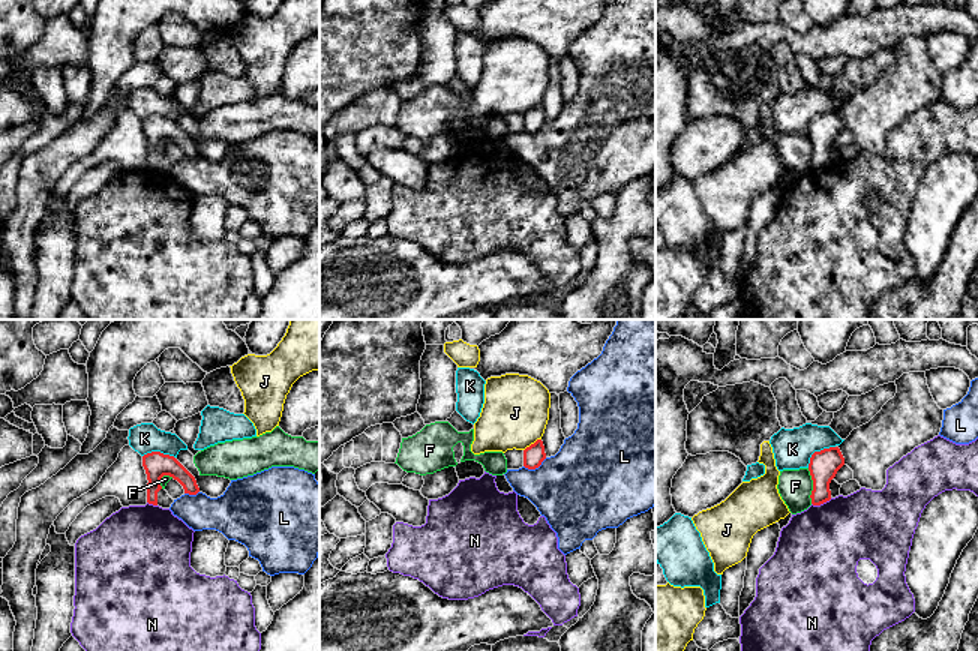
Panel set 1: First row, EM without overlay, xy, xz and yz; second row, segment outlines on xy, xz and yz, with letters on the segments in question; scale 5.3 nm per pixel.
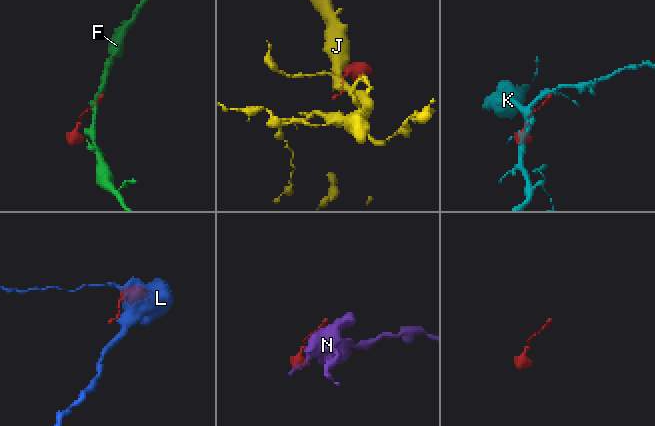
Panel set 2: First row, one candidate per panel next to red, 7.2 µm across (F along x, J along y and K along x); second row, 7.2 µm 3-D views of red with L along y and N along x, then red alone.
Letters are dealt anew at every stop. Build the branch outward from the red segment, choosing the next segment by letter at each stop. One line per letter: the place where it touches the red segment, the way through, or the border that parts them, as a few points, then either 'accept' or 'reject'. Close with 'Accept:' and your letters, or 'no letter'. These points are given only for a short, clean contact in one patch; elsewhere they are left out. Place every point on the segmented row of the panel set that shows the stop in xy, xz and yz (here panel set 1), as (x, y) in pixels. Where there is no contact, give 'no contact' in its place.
F: yz (813, 486) | along yz (807, 468), (812, 477), (812, 503) | reject
J: xz (531, 444) | reject
K: yz (816, 452) | along yz (834, 446), (816, 450), (807, 467) | reject
L: xz (534, 468) | reject
N: yz (821, 503) | along yz (831, 498), (812, 504) | reject
Accept: no letter

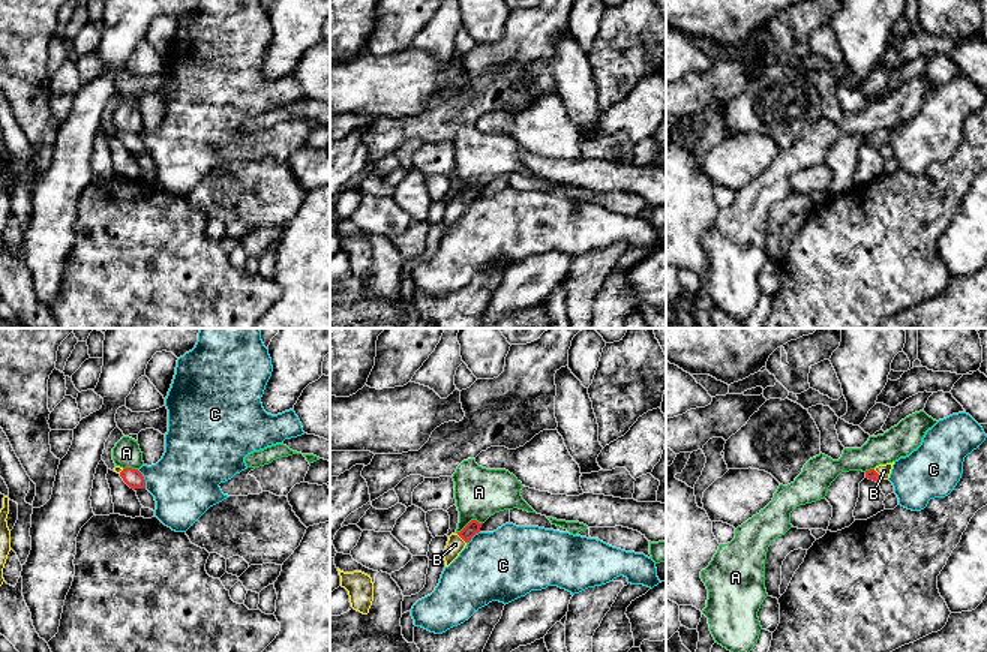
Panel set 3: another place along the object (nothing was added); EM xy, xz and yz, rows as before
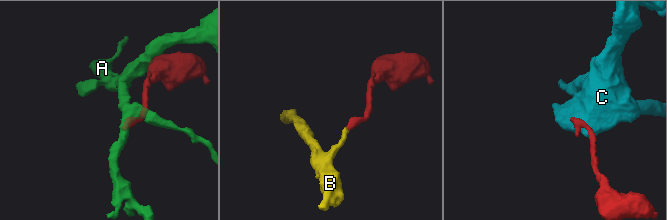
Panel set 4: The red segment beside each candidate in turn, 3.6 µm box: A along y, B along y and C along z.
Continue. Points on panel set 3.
A: xz (470, 522) | along xz (482, 522), (471, 520), (456, 532) | reject
B: yz (878, 474) | across yz (872, 474), (878, 474), (884, 471) | accept
C: xy (143, 478) | along xy (137, 469), (146, 487) | reject
Accept: B

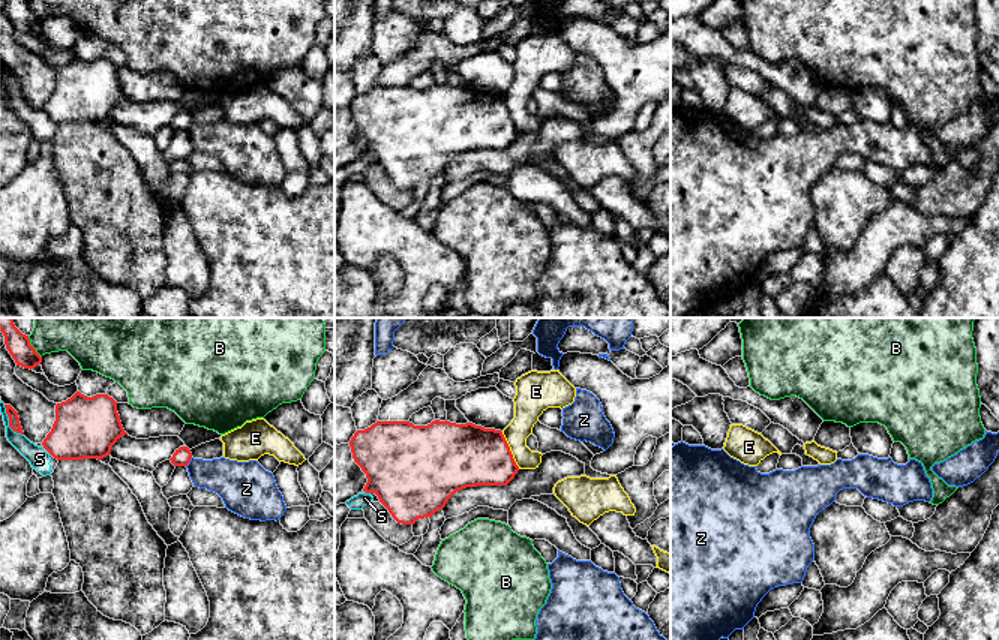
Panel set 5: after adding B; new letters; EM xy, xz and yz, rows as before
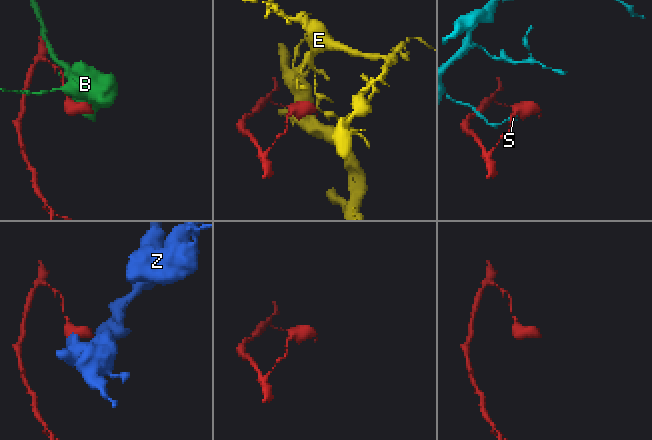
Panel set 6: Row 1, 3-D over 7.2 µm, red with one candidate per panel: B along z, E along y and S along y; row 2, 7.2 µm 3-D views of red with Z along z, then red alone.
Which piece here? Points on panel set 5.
B: xy (32, 346) | reject
E: xz (509, 450) | along xz (501, 432), (519, 468) | reject
S: xy (9, 423) | along xy (3, 405), (8, 414), (8, 424), (23, 435) | reject
Z: xy (189, 460) | along xy (192, 457), (186, 466) | reject
Accept: no letter

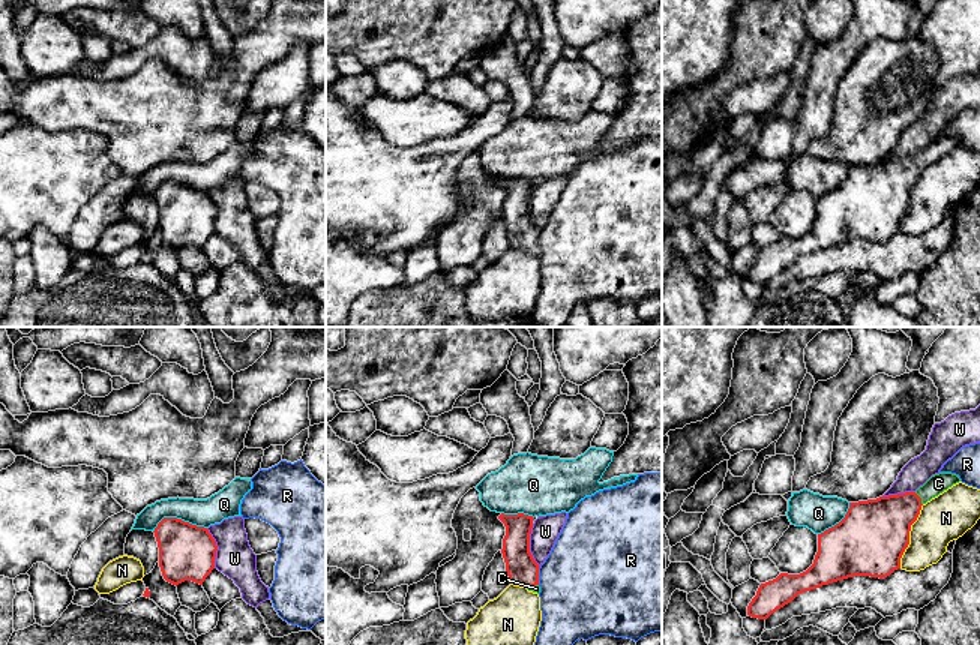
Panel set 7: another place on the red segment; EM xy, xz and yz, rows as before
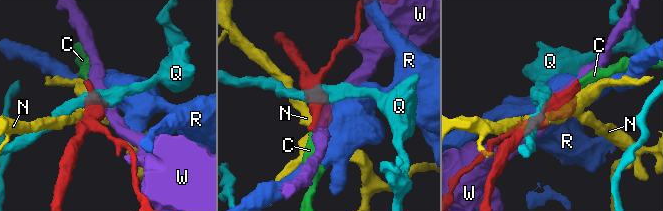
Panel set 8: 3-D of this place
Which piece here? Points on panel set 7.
C: yz (920, 498) | across yz (883, 525), (895, 513), (920, 498), (938, 483) | accept
N: yz (908, 536) | reject
Q: xy (177, 519) | along xy (206, 528), (176, 518), (164, 518), (153, 531) | reject
R: xz (538, 575) | along xz (541, 566), (538, 584) | reject
W: xz (529, 545) | reject
Accept: C

